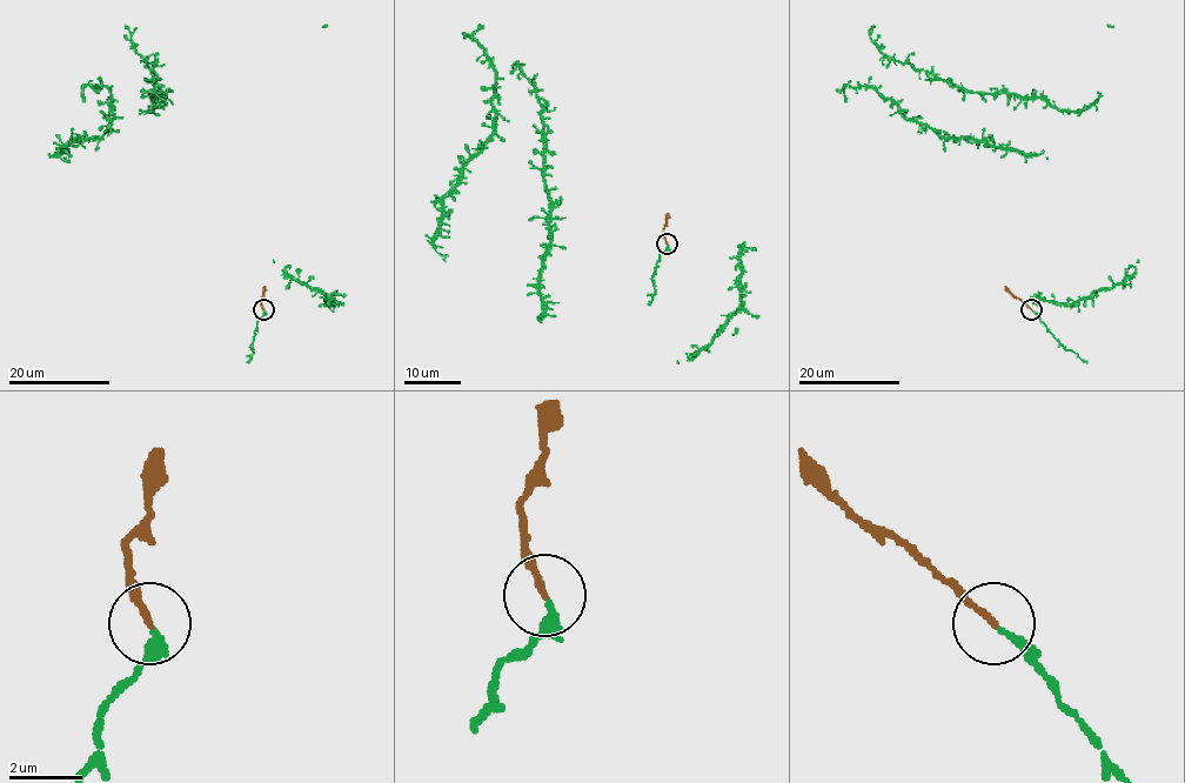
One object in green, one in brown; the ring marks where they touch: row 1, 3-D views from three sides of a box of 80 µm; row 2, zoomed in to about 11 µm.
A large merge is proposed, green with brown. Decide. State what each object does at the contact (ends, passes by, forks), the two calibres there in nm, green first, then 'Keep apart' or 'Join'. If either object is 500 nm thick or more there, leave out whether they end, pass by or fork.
At the ring green ends. At the ring brown ends. Thickness 240 nm (green) against 160 nm. Join

